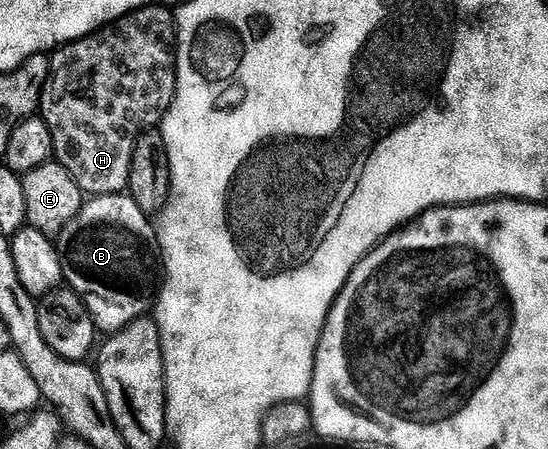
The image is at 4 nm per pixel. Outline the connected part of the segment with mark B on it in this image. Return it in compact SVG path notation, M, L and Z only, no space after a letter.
M127 193L89 197L74 220L70 220L70 224L66 224L66 228L55 235L54 245L58 252L58 264L62 264L64 282L84 299L84 306L92 313L97 331L121 330L135 318L143 318L153 309L158 278L152 275L152 266L144 258L150 257L152 250L154 254L157 249L158 230L153 219L144 214L142 208Z

